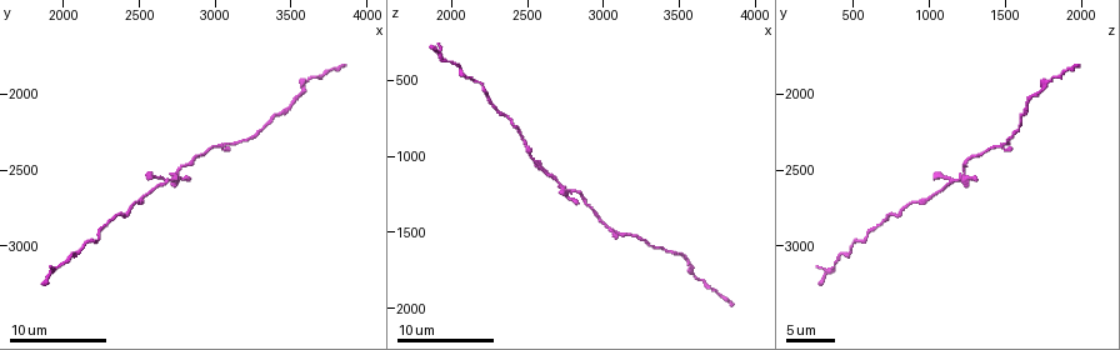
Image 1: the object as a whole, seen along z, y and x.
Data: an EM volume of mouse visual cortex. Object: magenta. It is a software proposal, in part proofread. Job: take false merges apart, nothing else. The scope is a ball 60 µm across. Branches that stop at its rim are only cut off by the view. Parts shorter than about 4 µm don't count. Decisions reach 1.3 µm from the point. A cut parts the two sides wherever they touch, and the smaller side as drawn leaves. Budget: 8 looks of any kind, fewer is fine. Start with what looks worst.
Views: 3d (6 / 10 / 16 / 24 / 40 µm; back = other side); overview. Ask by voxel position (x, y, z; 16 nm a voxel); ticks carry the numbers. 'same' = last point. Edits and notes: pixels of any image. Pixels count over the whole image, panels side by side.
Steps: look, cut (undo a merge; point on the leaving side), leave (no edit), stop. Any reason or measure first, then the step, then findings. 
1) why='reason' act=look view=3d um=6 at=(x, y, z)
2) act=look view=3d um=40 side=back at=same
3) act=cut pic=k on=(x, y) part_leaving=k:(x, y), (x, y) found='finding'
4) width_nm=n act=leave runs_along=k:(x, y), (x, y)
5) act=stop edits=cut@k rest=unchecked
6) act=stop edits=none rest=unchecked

why='three arms meet' act=look view=3d um=10 at=(2760, 2500, 1220)

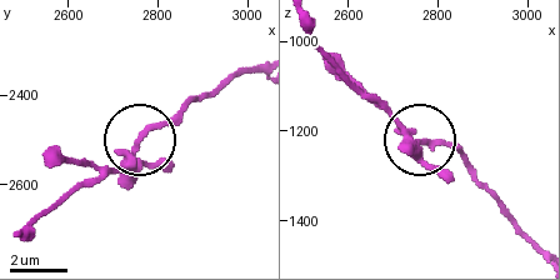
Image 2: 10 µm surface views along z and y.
arms=3 act=leave found='all the same neuron'

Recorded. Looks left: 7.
why='sudden change in width' act=look view=3d um=6 at=(2120, 3000, 480)

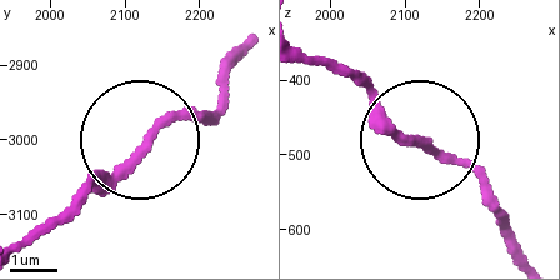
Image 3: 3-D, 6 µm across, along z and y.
width_nm=190 act=leave runs_along=3:(254, 44), (210, 111), (159, 128), (44, 231) found='continuous, no second neuron'

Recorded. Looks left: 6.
why='thick turns thin' act=look view=3d um=16 at=(3580, 2000, 1700)

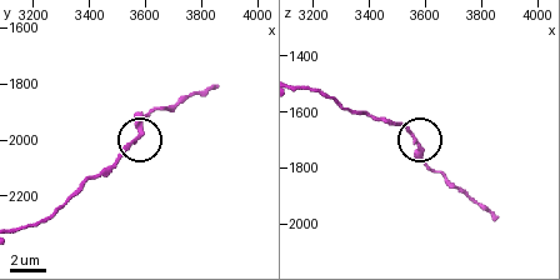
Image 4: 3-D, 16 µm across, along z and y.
act=leave runs_along=4:(20, 226), (51, 218), (136, 138), (153, 108) found='all the same neuron'

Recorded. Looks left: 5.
why='sudden change in width' act=look view=3d um=10 at=(2500, 2720, 940)

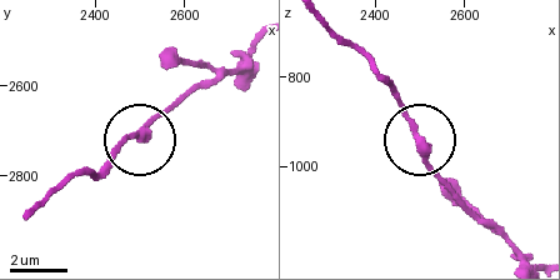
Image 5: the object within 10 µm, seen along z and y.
act=leave runs_along=5:(258, 45), (231, 69), (203, 79), (91, 176) found='one neuron here'

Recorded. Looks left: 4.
act=stop edits=none rest=unchecked

